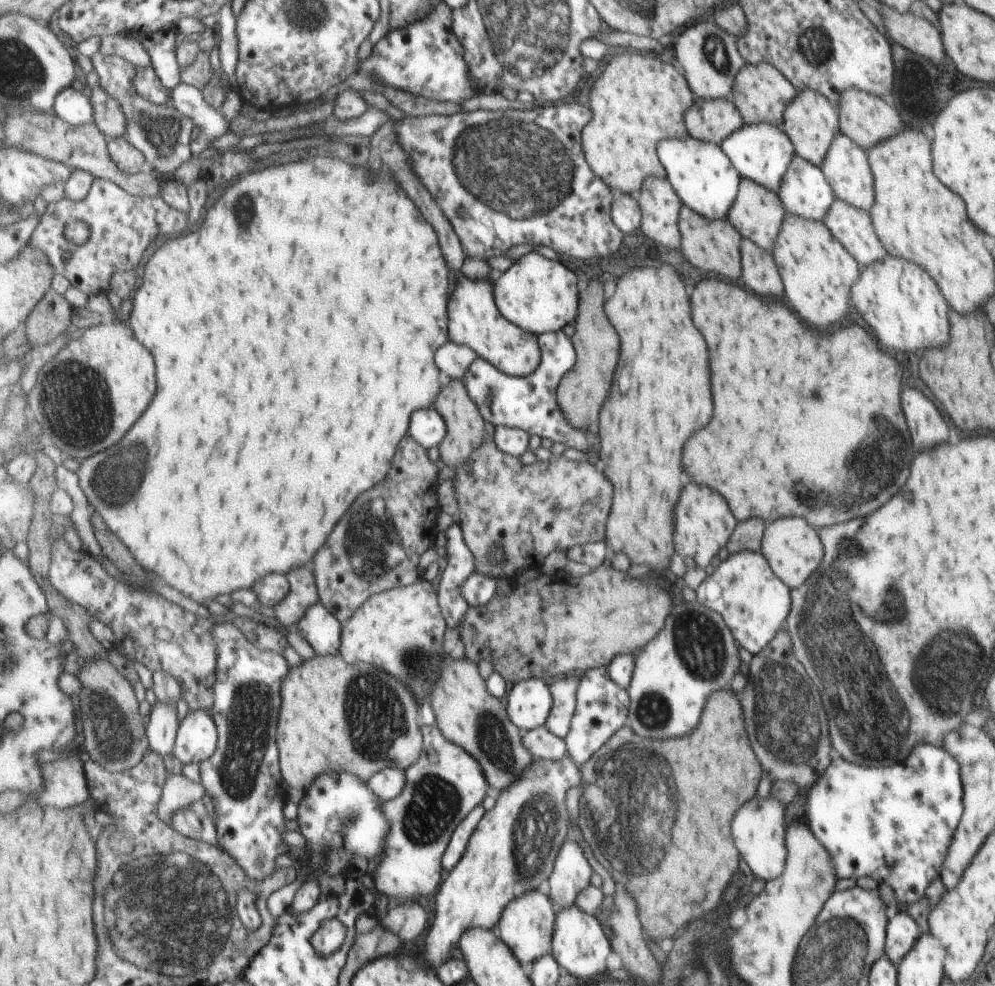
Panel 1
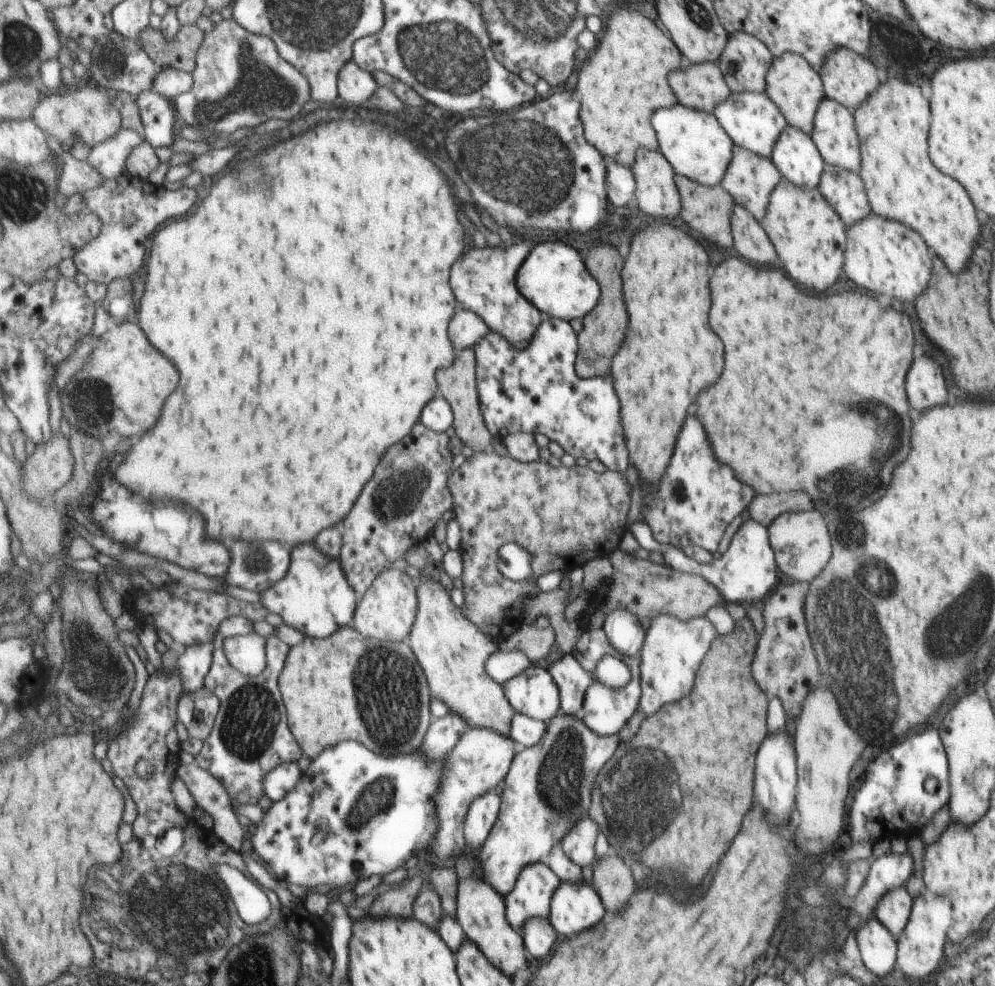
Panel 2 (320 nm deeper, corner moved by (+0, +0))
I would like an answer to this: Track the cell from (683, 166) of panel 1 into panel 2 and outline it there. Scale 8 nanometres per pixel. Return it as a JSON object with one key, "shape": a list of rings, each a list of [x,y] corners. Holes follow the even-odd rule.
{"shape":[[[676,102],[668,107],[656,108],[651,123],[659,143],[657,149],[668,159],[678,175],[685,175],[702,185],[720,184],[734,144],[712,112],[695,110]]]}

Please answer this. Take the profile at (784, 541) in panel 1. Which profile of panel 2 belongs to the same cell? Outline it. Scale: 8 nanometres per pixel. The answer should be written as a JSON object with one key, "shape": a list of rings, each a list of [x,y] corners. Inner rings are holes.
{"shape":[[[819,509],[811,511],[787,511],[776,516],[767,526],[772,549],[776,553],[778,569],[783,578],[790,576],[793,582],[808,583],[828,564],[831,546],[825,522]]]}

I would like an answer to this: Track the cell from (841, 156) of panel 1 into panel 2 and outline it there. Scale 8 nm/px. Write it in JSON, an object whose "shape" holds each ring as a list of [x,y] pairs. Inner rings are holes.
{"shape":[[[820,98],[814,112],[810,137],[825,163],[843,170],[858,172],[860,146],[857,146],[858,135],[851,110],[845,110],[845,107],[835,99]]]}

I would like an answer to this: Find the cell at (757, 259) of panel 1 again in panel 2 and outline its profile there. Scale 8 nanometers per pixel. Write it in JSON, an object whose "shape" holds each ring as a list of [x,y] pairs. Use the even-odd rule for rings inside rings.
{"shape":[[[736,204],[731,214],[732,246],[739,256],[755,264],[777,264],[777,253],[758,221],[746,208]]]}

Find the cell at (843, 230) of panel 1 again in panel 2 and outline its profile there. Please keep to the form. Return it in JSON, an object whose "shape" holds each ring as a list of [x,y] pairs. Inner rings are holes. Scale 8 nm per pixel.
{"shape":[[[824,163],[825,174],[820,174],[818,191],[833,207],[845,226],[855,224],[871,212],[864,186],[858,173]]]}

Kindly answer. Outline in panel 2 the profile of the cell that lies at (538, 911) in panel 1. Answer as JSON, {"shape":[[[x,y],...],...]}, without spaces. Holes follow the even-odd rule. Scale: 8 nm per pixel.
{"shape":[[[541,861],[525,866],[516,882],[515,888],[506,896],[509,922],[522,931],[524,924],[533,917],[549,918],[553,895],[561,883],[560,876],[547,862]]]}

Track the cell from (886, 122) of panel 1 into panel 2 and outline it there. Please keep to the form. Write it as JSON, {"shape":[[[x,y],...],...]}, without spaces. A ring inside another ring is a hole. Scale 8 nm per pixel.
{"shape":[[[847,47],[833,49],[819,70],[825,96],[850,110],[859,107],[879,88],[875,66]]]}

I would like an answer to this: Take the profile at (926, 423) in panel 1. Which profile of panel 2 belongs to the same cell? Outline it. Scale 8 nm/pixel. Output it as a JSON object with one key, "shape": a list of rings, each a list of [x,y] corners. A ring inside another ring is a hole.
{"shape":[[[925,354],[917,356],[913,360],[913,370],[909,370],[906,391],[913,410],[941,406],[947,400],[947,390],[939,364]]]}

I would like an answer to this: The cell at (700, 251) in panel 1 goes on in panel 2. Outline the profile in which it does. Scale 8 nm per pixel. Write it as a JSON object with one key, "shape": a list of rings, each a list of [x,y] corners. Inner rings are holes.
{"shape":[[[673,175],[676,189],[680,196],[680,213],[679,218],[695,232],[699,232],[705,240],[721,246],[721,248],[729,248],[732,246],[731,233],[731,197],[729,193],[719,184],[713,186],[702,185],[688,179],[685,175]]]}

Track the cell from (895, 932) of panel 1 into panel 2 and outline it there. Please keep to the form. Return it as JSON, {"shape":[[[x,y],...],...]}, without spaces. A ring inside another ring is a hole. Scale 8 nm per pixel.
{"shape":[[[904,886],[889,891],[872,910],[873,916],[896,938],[907,922],[912,898]]]}

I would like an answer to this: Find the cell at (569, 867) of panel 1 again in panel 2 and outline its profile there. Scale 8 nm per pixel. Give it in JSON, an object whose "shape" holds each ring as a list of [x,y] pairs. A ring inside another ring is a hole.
{"shape":[[[588,815],[583,816],[561,842],[566,855],[579,866],[594,865],[595,844],[597,844],[599,832],[601,832],[599,824]]]}

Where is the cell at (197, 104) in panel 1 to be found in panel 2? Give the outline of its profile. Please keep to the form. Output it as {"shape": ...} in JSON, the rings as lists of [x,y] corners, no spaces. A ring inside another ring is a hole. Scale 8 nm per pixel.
{"shape":[[[171,65],[160,68],[153,81],[153,90],[172,101],[179,95],[187,94],[193,87],[193,75]]]}

